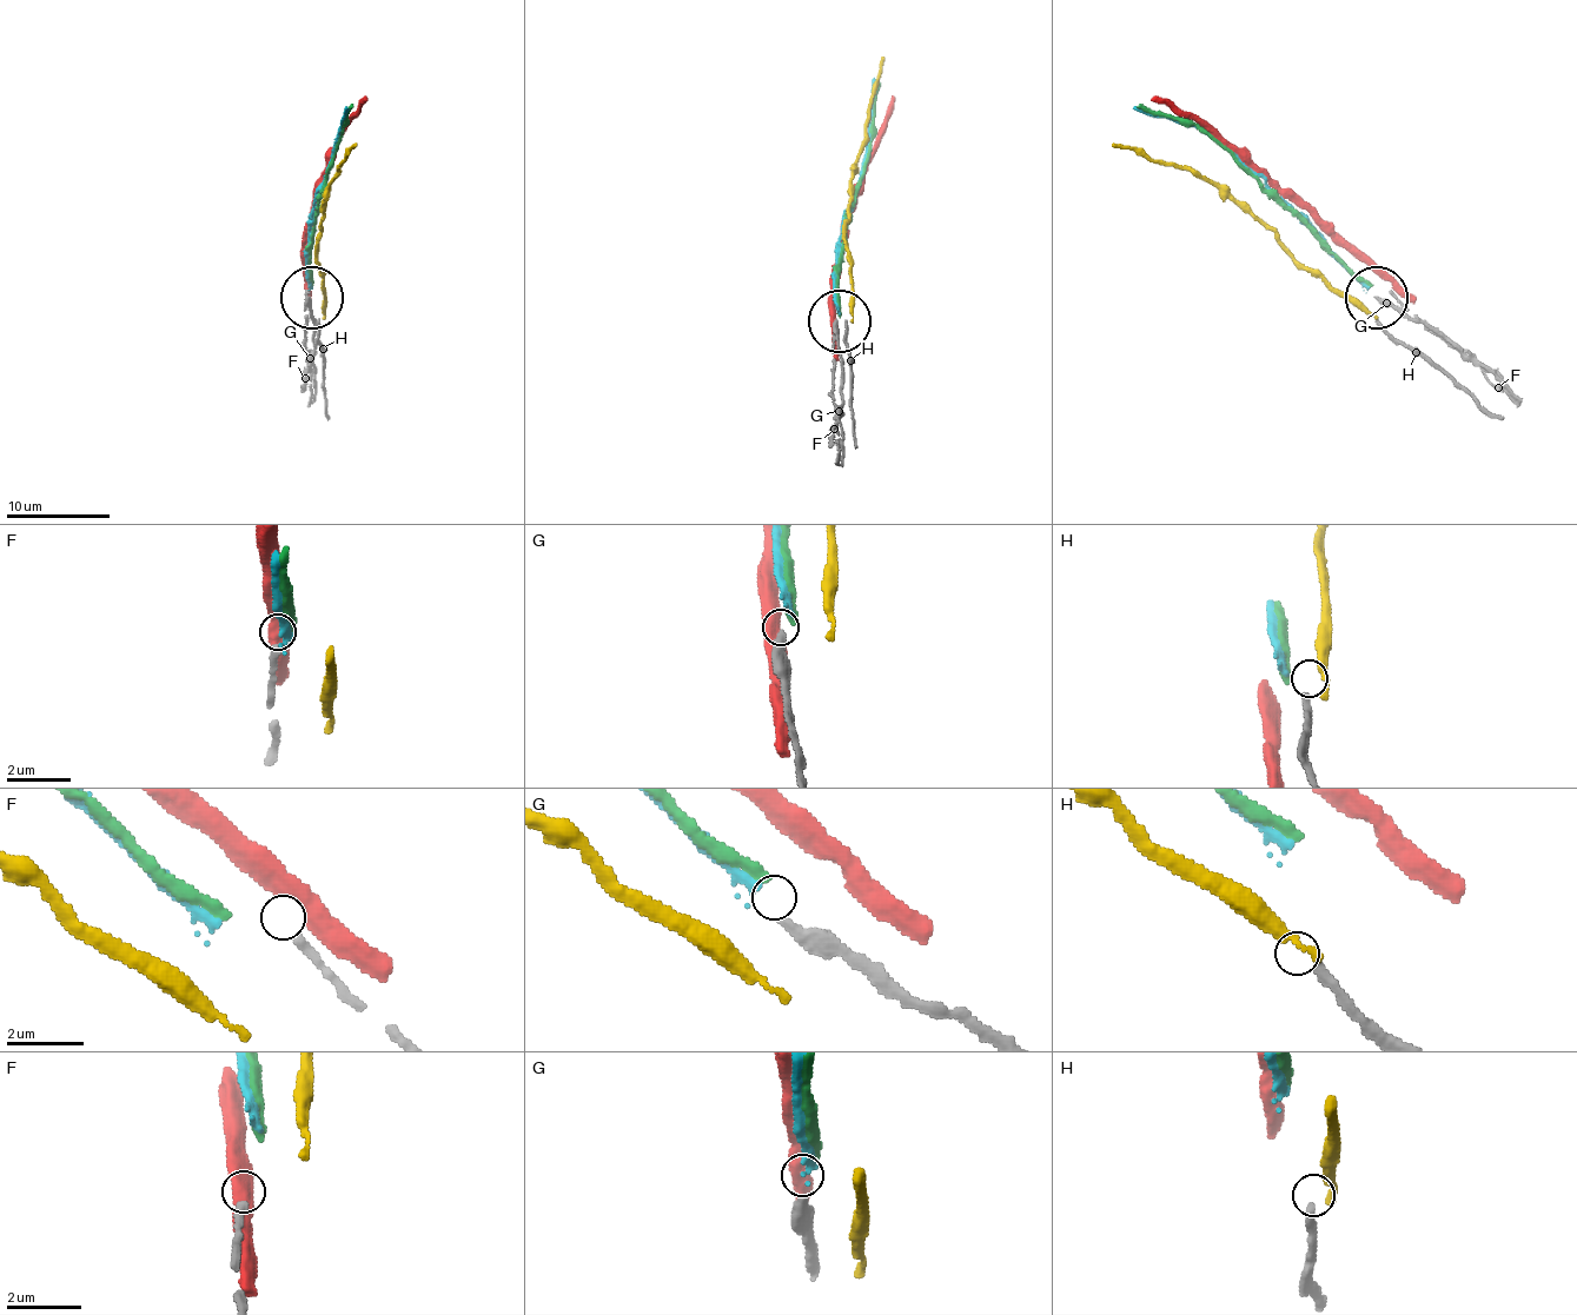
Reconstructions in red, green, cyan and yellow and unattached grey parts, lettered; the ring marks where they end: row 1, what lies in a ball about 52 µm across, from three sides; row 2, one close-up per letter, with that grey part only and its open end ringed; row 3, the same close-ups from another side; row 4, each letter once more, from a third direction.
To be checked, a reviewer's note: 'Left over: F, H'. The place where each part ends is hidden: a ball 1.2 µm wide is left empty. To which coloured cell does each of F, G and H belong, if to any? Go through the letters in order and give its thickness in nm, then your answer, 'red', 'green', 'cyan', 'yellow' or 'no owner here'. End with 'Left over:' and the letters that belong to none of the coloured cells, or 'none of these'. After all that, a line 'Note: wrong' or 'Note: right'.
F: 240 nm | no owner here
G: 280 nm | cyan
H: 220 nm | no owner here
Left over: F, H
Note: right

